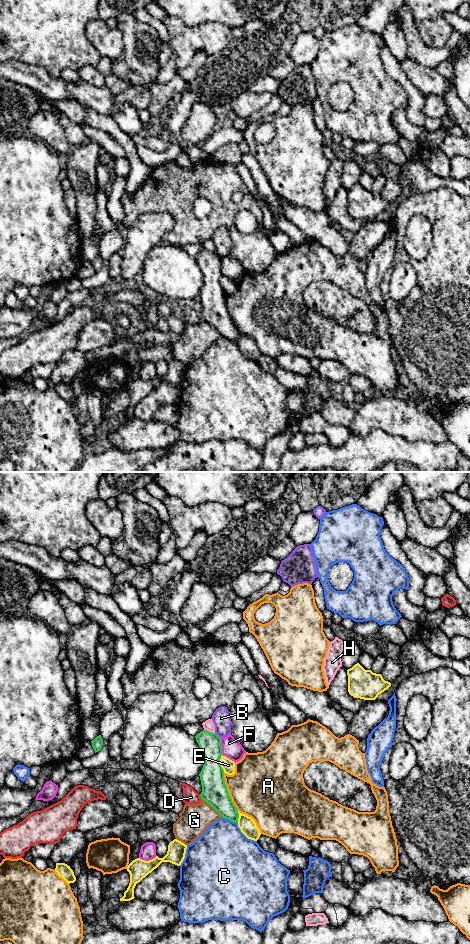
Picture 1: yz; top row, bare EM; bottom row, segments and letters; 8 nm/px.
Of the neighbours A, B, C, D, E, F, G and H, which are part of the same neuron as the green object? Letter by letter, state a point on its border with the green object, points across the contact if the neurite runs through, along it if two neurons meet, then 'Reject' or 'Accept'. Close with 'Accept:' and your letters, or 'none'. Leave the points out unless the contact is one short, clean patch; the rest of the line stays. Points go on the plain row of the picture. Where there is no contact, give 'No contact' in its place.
A: Touches green at yz (228, 312). Reject
B: Touches green at yz (217, 255). Reject
C: Touches green at yz (230, 340). Reject
D: Touches green at yz (200, 316). Reject
E: Touches green at yz (220, 284). Reject
F: Touches green at yz (221, 266). Reject
G: Touches green at yz (213, 327). Reject
H: Touches green at yz (208, 251). Boundary: yz (204, 249), (214, 253). Reject
Accept: none

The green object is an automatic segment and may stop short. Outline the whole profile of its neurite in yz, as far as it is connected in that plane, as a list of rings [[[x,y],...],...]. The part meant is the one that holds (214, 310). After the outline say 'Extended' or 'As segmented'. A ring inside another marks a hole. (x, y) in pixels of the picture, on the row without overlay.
[[[203,250],[196,256],[196,261],[204,276],[204,285],[199,294],[202,320],[210,324],[223,338],[238,343],[239,333],[232,322],[221,287],[221,258],[216,254]]]. As segmented

